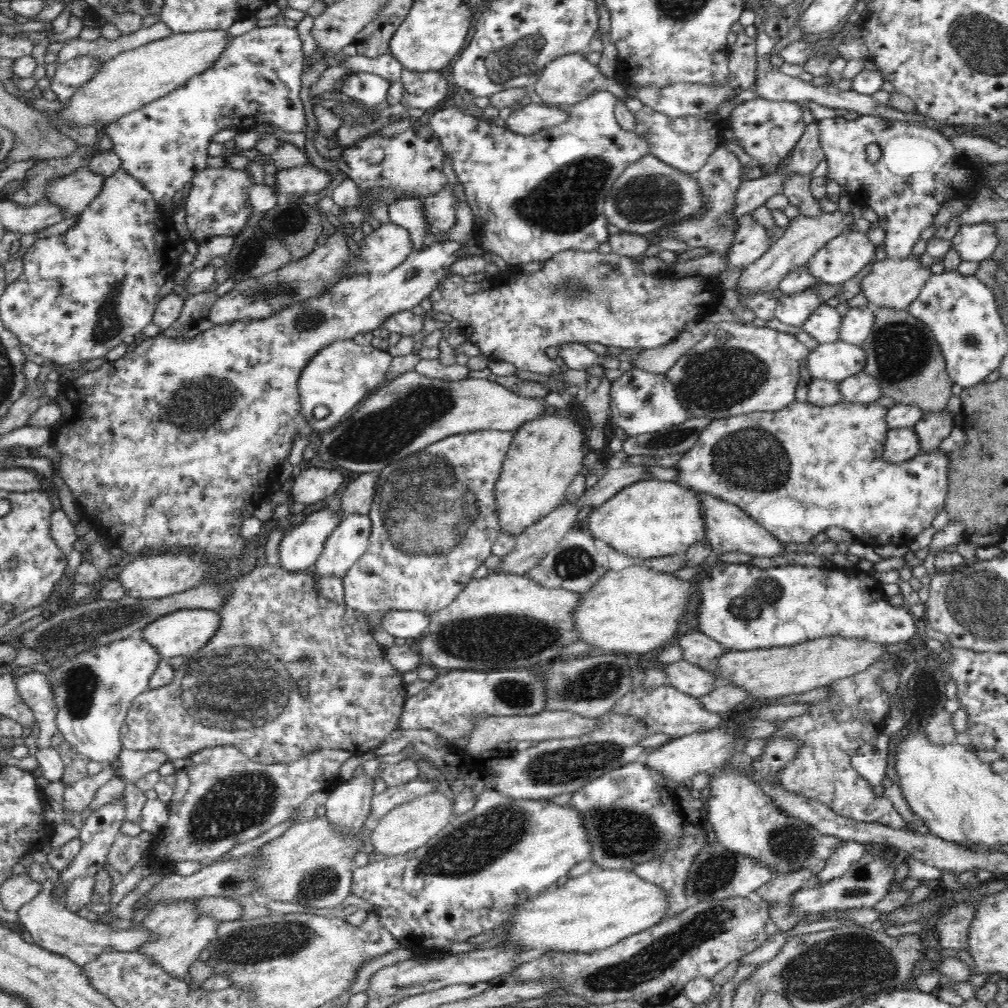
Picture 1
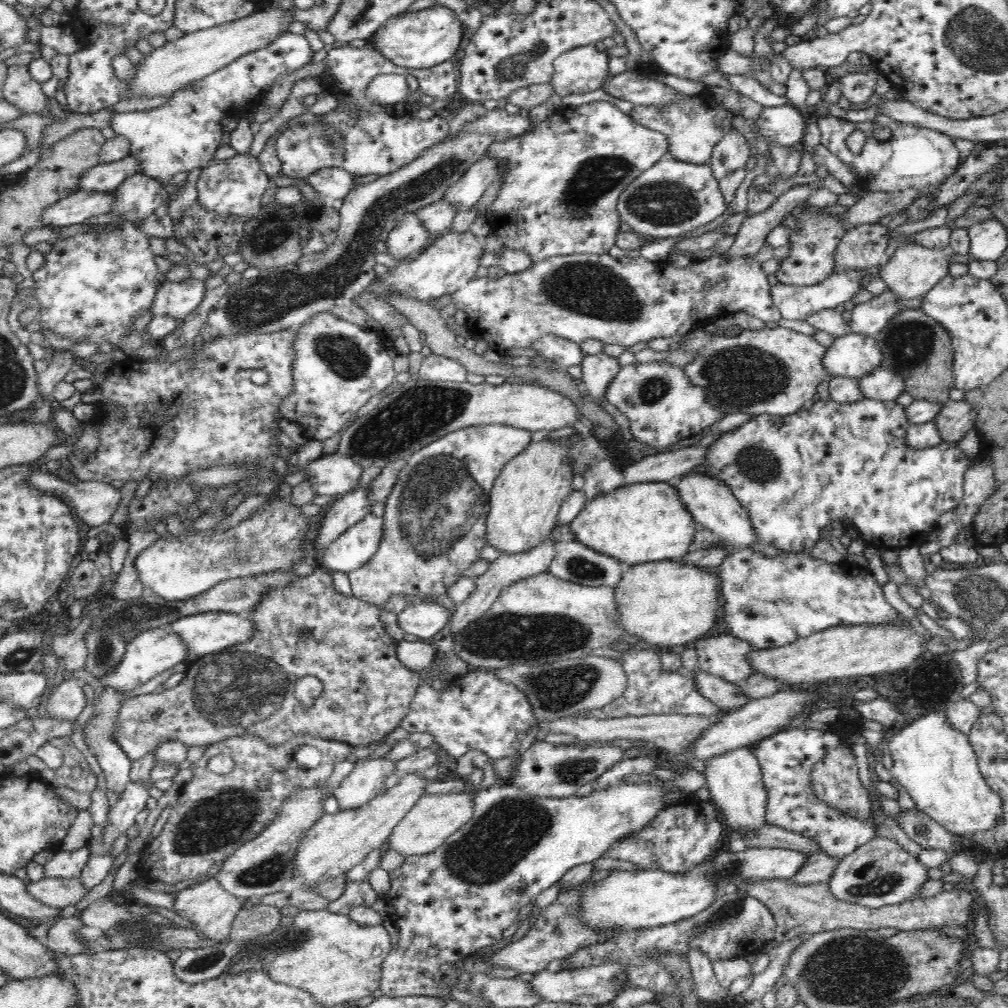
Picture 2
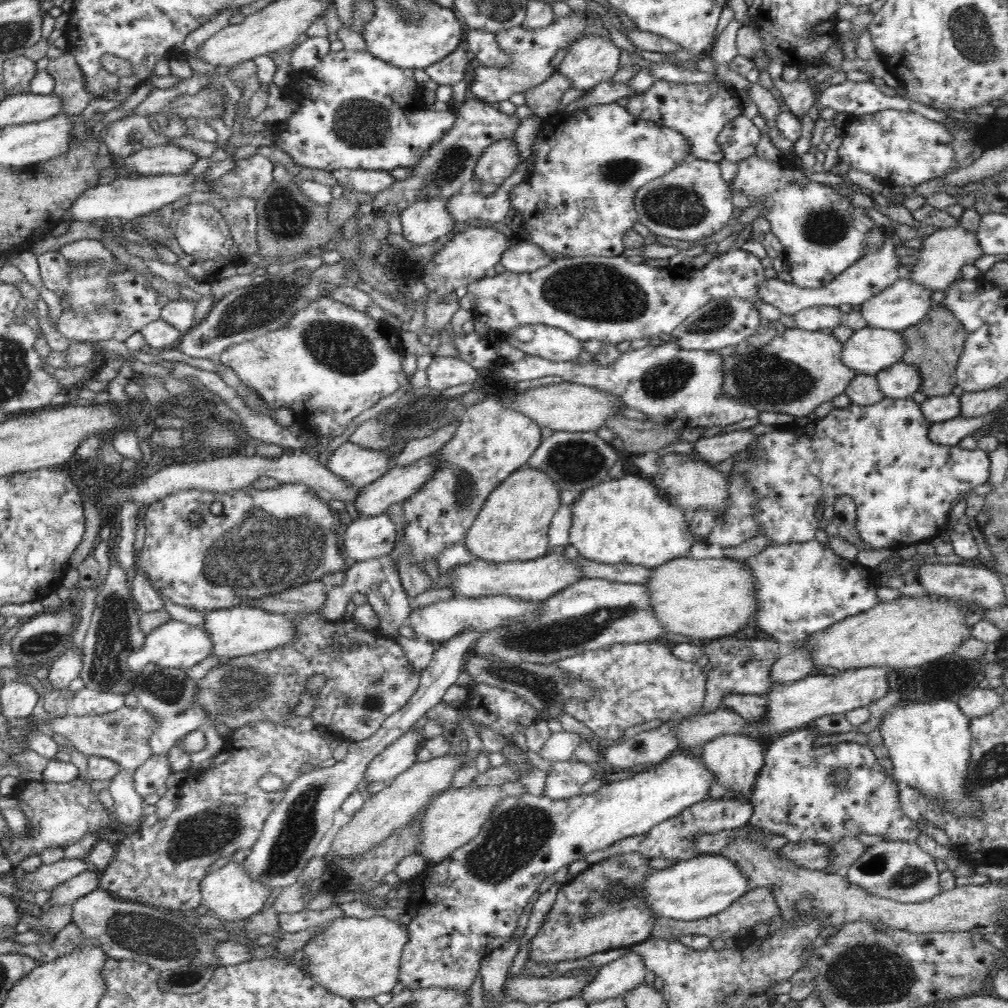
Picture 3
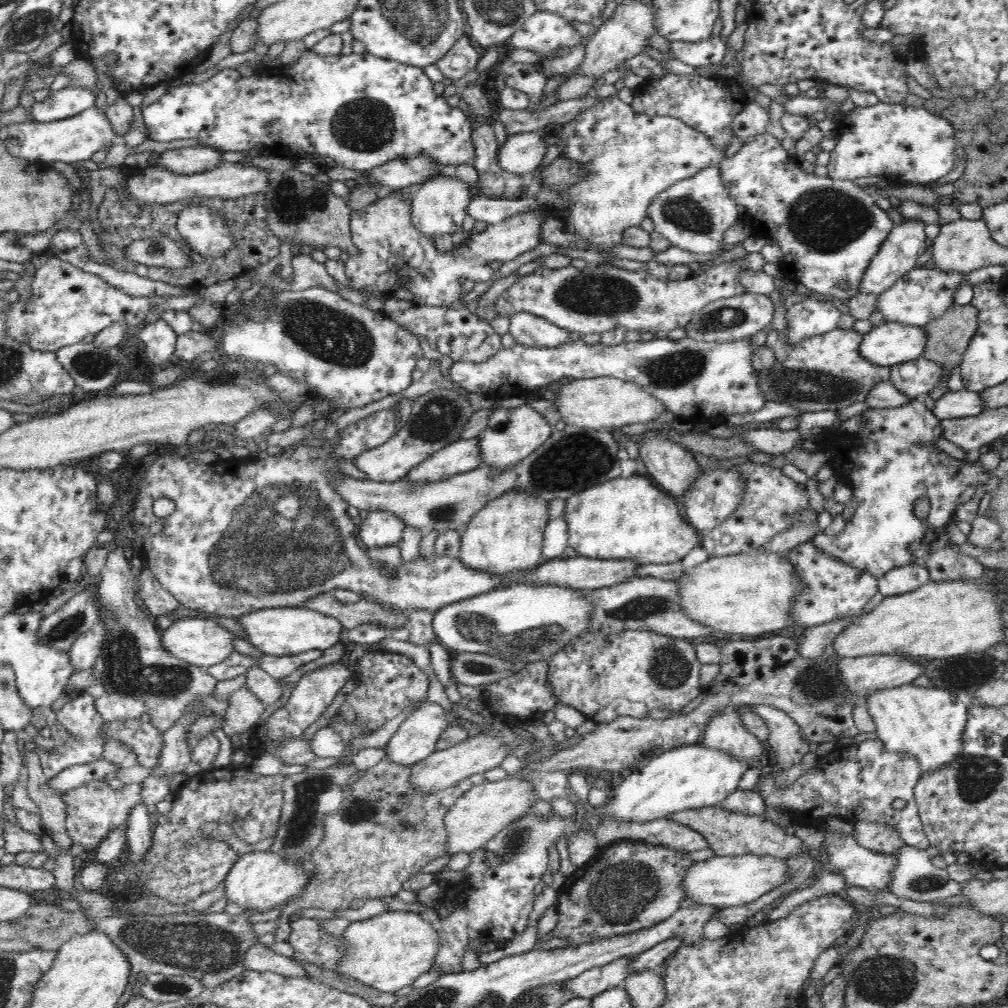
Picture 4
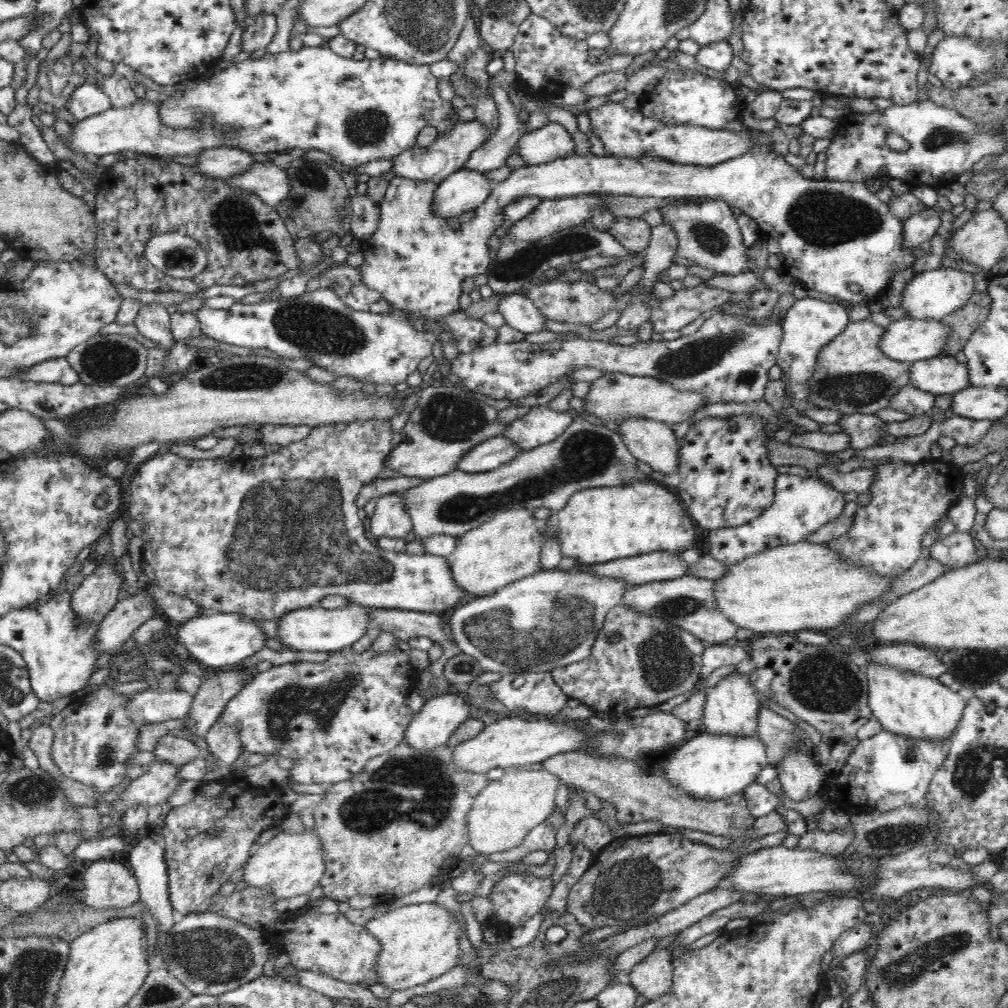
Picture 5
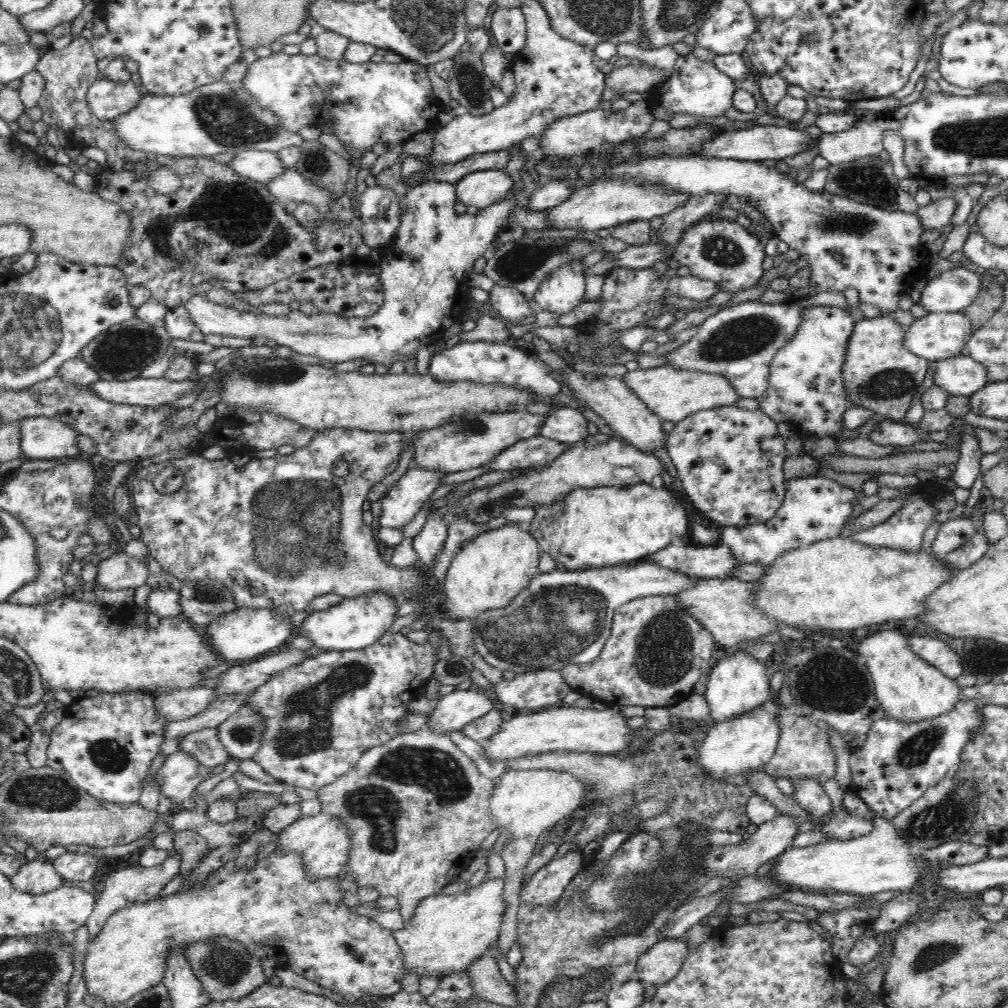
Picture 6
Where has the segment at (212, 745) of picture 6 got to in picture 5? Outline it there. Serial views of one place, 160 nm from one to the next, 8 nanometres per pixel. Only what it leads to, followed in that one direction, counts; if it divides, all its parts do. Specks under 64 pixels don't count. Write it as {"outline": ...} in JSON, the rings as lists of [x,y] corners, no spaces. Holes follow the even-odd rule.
{"outline":[[[164,735],[158,740],[153,750],[155,762],[167,762],[168,764],[186,764],[194,758],[200,757],[200,751],[190,739],[184,739],[171,735]]]}

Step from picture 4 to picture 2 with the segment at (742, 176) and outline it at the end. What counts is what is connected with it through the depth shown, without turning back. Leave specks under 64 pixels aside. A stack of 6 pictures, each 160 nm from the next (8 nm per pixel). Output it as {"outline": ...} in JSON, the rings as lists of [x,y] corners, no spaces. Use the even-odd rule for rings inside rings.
{"outline":[[[810,208],[809,211],[803,210],[801,221],[797,221],[793,218],[794,214],[790,214],[782,222],[783,226],[790,231],[788,244],[790,244],[791,251],[775,272],[780,284],[814,286],[826,280],[833,273],[834,253],[837,251],[839,240],[848,231],[844,229],[844,223],[840,221],[838,215],[821,214],[818,216],[813,213],[813,210],[814,208]]]}

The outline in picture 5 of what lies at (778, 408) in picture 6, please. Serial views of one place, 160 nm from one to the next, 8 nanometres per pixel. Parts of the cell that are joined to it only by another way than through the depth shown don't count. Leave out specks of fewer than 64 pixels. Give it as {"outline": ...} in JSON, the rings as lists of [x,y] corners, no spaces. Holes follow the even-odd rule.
{"outline":[[[804,297],[796,299],[783,316],[781,325],[784,334],[780,341],[777,364],[781,367],[783,375],[788,377],[793,408],[798,412],[818,407],[807,401],[809,395],[807,380],[816,368],[816,358],[820,354],[820,349],[847,327],[848,313],[846,307],[838,302],[826,302],[822,299]]]}

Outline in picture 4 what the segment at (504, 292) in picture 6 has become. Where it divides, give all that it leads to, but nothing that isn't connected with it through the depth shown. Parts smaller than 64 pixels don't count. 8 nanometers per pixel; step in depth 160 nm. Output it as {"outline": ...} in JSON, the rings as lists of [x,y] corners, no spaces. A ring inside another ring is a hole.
{"outline":[[[516,312],[509,318],[509,333],[516,344],[530,348],[554,348],[572,341],[570,331],[529,312]]]}

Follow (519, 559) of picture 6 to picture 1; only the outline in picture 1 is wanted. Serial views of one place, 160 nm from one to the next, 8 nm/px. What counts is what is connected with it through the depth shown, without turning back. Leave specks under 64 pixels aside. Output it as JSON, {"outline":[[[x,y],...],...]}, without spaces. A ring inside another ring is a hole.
{"outline":[[[553,408],[550,413],[520,425],[513,434],[512,442],[506,451],[500,478],[494,488],[500,533],[518,536],[530,524],[544,518],[555,506],[562,504],[566,500],[565,494],[570,483],[583,466],[584,449],[584,432],[580,426],[580,420],[569,416],[568,410]]]}

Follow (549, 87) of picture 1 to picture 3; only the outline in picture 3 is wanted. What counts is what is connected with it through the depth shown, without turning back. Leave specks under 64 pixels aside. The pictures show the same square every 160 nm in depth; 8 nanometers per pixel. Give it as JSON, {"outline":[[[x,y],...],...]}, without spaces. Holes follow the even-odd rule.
{"outline":[[[591,33],[568,47],[557,73],[572,81],[572,89],[588,92],[602,82],[612,81],[621,50],[610,38]]]}

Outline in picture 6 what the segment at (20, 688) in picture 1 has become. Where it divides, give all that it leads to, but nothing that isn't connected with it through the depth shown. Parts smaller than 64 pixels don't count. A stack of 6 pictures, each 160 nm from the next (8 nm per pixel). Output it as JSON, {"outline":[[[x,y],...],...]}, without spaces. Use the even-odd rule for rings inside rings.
{"outline":[[[186,688],[174,690],[166,696],[160,696],[154,707],[162,718],[170,721],[186,720],[204,710],[212,700],[216,700],[216,691],[210,688]]]}

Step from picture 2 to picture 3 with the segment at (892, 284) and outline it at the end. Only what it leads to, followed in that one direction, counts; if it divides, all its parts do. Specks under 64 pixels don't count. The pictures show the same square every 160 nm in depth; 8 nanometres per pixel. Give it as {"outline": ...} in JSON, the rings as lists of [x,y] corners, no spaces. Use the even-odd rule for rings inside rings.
{"outline":[[[957,225],[955,228],[939,229],[937,232],[928,235],[923,239],[922,248],[917,262],[905,269],[902,266],[902,275],[926,286],[926,290],[946,290],[960,273],[964,264],[974,264],[975,260],[984,254],[981,250],[975,232],[968,232]]]}

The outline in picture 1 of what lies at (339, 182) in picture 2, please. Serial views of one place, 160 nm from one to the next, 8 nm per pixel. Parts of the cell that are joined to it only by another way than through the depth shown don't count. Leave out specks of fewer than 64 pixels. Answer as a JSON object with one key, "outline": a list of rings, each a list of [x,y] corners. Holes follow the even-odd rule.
{"outline":[[[312,164],[295,166],[276,171],[276,183],[273,186],[276,196],[315,194],[324,190],[332,179],[330,172],[318,169]]]}

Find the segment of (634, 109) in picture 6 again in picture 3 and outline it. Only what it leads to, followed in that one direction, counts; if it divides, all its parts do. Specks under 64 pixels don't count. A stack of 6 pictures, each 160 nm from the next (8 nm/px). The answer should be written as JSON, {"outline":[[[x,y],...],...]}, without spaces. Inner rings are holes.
{"outline":[[[514,138],[496,142],[484,150],[472,179],[501,185],[519,163],[520,153]]]}

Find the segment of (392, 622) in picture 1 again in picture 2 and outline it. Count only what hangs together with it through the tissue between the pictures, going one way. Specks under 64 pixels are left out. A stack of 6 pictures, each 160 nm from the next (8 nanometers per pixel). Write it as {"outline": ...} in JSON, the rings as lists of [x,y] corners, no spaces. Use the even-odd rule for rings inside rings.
{"outline":[[[418,602],[398,613],[398,623],[404,633],[431,641],[450,623],[452,613],[438,603]]]}

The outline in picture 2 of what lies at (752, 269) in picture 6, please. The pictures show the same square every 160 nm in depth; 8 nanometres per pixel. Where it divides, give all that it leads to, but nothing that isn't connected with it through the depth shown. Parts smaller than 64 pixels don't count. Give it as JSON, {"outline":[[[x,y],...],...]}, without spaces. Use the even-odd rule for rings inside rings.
{"outline":[[[668,156],[658,160],[647,171],[641,172],[620,193],[618,215],[622,223],[630,225],[633,232],[651,236],[654,240],[680,236],[716,220],[727,209],[718,181],[709,164],[682,163]]]}

